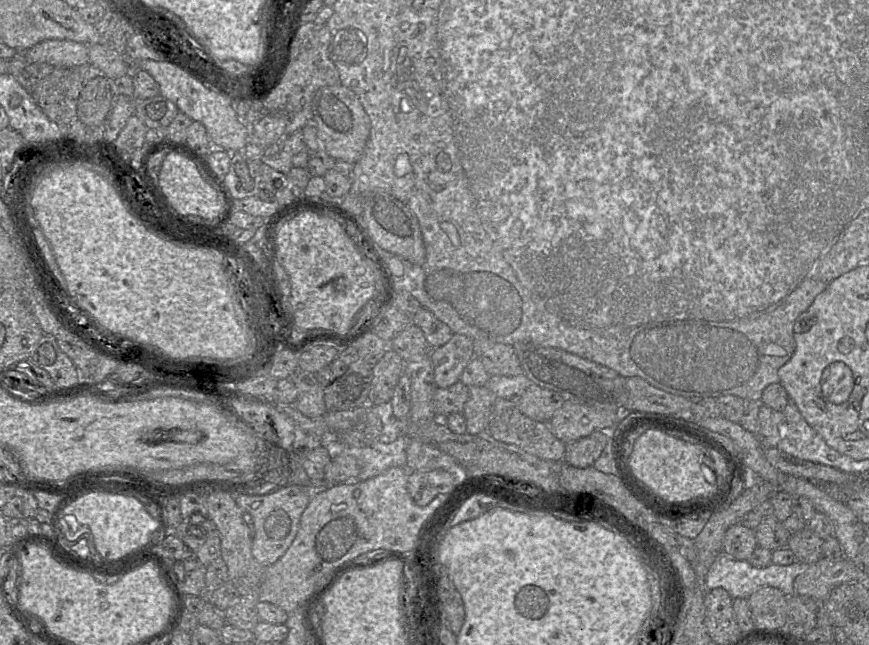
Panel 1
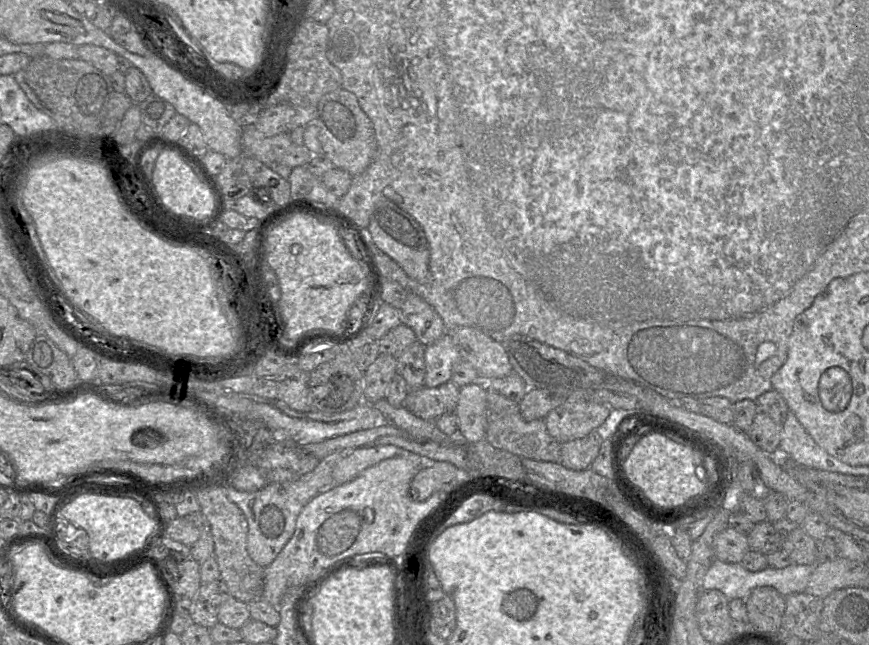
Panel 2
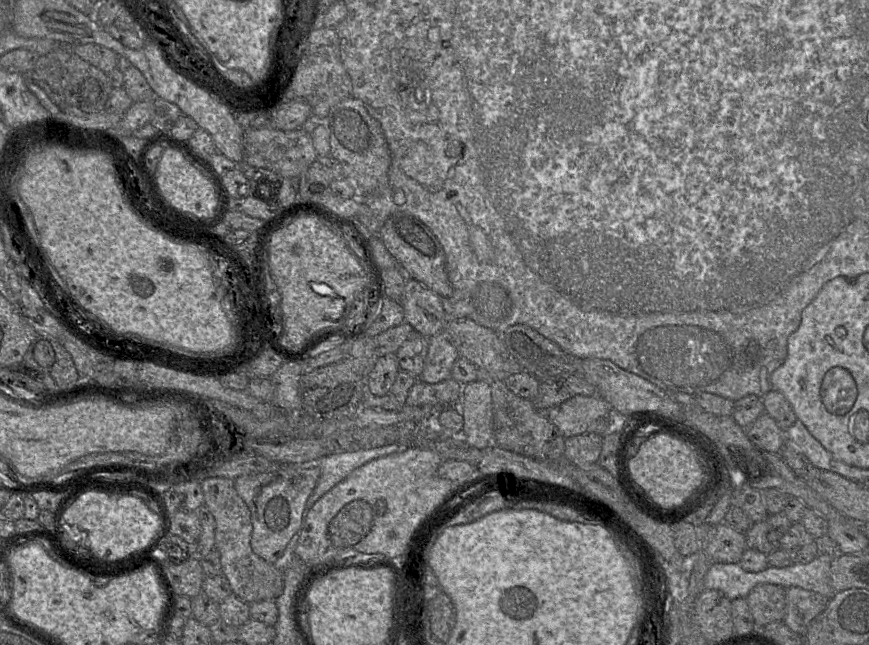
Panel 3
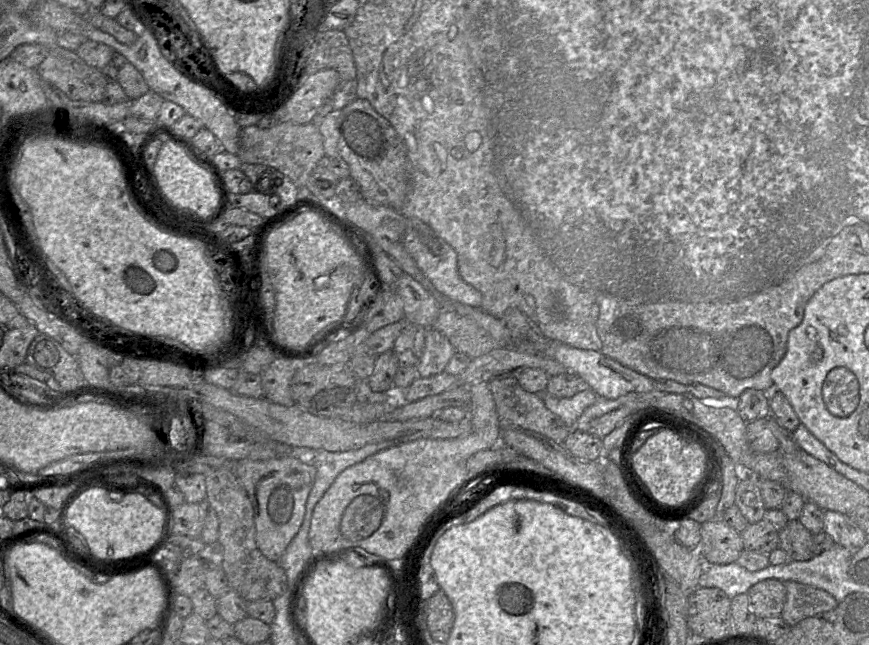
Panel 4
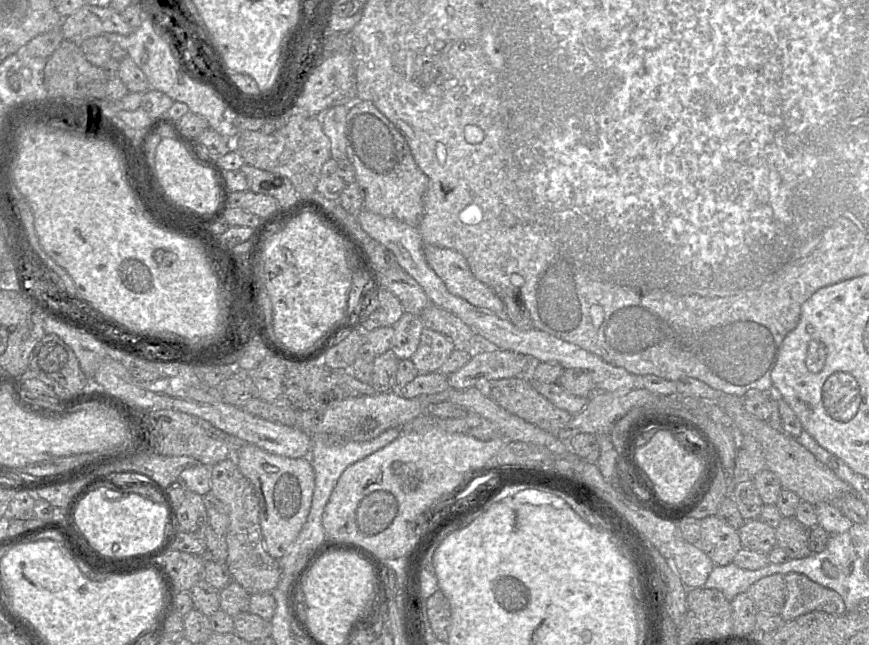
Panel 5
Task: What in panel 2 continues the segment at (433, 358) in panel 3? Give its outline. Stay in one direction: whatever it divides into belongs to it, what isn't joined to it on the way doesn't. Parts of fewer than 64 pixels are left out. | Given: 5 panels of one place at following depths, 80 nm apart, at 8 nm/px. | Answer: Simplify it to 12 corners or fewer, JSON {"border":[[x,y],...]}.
{"border":[[450,332],[425,348],[424,386],[451,380],[461,360]]}

